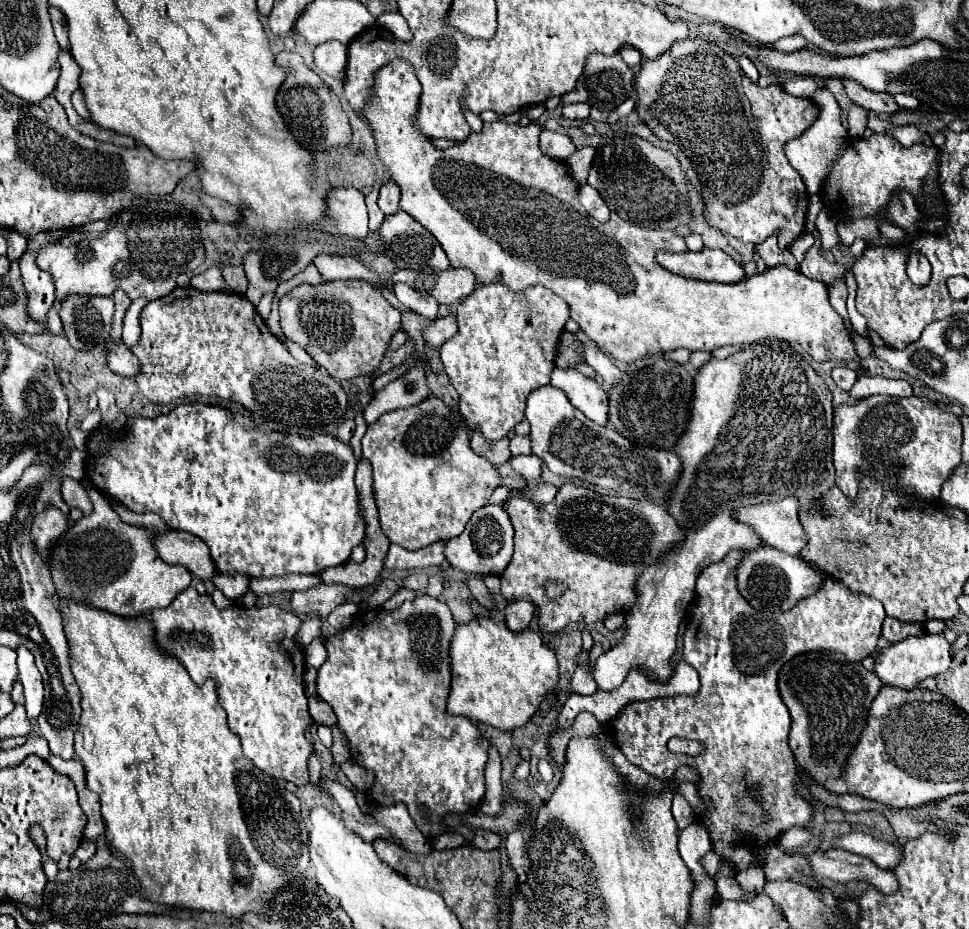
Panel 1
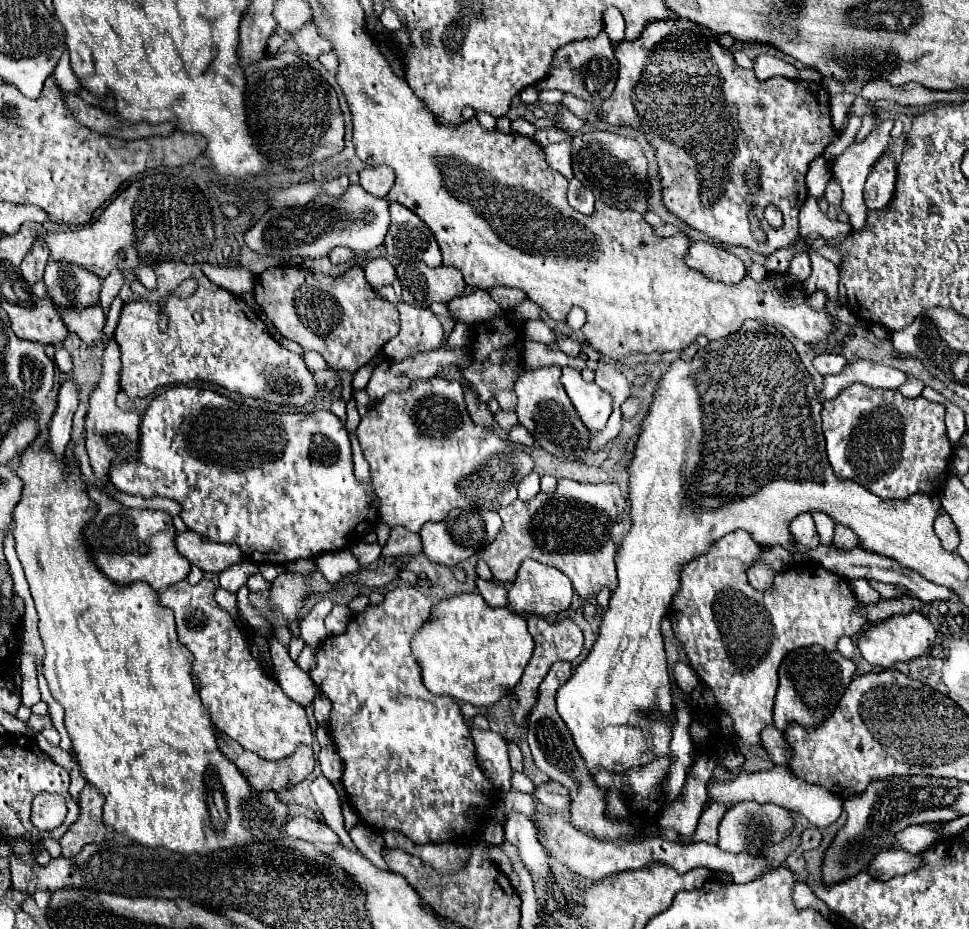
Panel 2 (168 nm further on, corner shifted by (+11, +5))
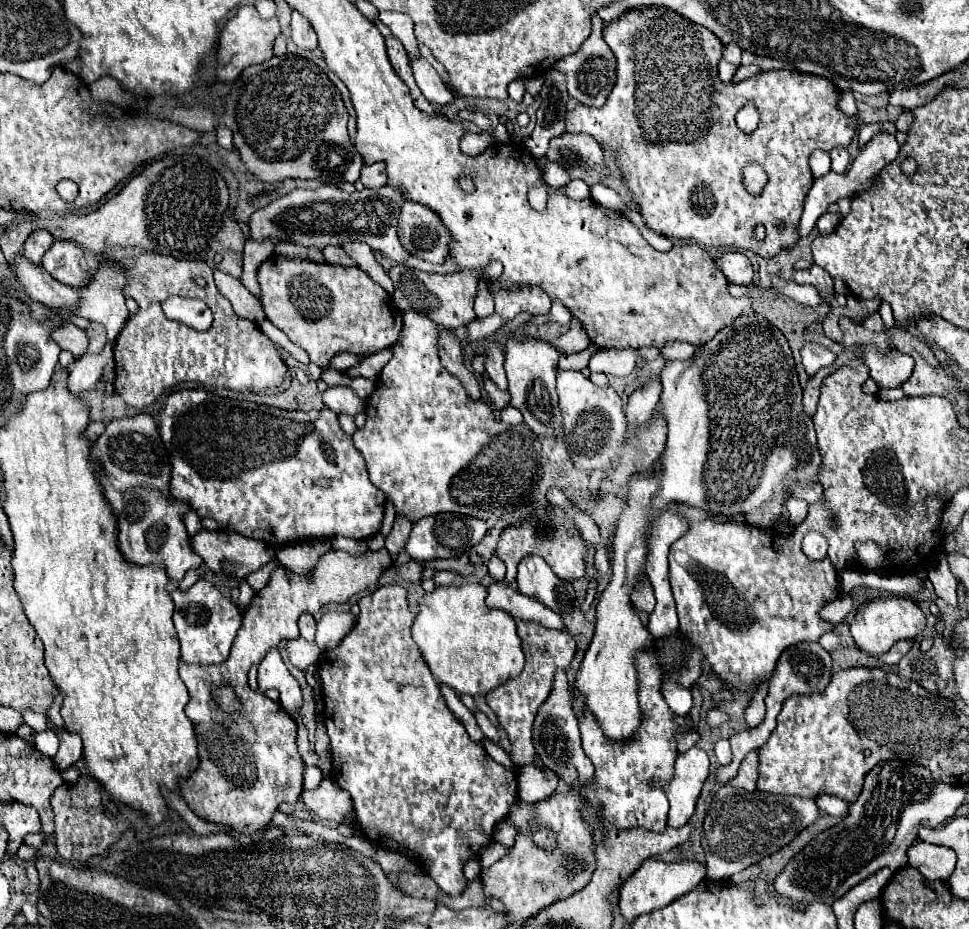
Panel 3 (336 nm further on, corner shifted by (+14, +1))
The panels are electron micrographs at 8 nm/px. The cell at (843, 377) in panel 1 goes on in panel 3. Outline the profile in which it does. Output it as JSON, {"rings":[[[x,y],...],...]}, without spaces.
{"rings":[[[806,344],[800,354],[802,354],[802,364],[810,376],[814,376],[814,372],[818,372],[824,366],[832,366],[836,360],[836,354],[820,344]]]}

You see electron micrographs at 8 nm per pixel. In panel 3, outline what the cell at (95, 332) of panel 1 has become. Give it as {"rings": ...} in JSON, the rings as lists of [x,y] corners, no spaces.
{"rings":[[[54,242],[42,258],[44,270],[58,282],[70,288],[84,288],[90,282],[90,268],[84,258],[84,250],[70,242]]]}

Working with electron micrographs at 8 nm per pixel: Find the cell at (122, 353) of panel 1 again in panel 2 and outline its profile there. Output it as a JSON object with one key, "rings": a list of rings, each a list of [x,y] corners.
{"rings":[[[95,304],[93,308],[57,308],[57,312],[63,318],[65,326],[71,332],[79,334],[83,342],[93,344],[97,340],[105,340],[105,314],[99,304]]]}

